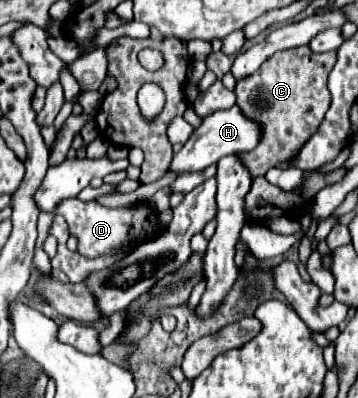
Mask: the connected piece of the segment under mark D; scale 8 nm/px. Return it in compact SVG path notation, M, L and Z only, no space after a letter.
M74 197L74 199L66 199L66 203L62 203L62 207L58 207L56 213L60 213L68 221L70 235L78 239L78 253L84 257L98 257L106 251L116 251L126 243L150 239L160 233L158 215L150 209L150 205L144 203L122 207L122 209L106 209L98 201L84 203L78 197Z

